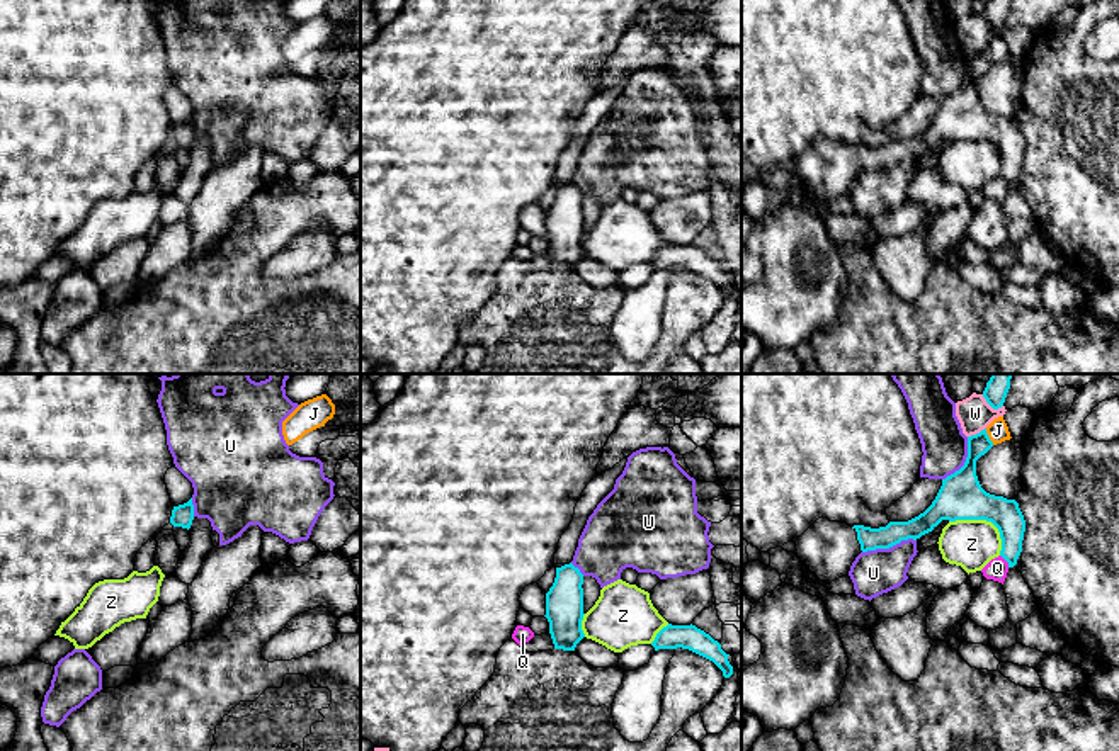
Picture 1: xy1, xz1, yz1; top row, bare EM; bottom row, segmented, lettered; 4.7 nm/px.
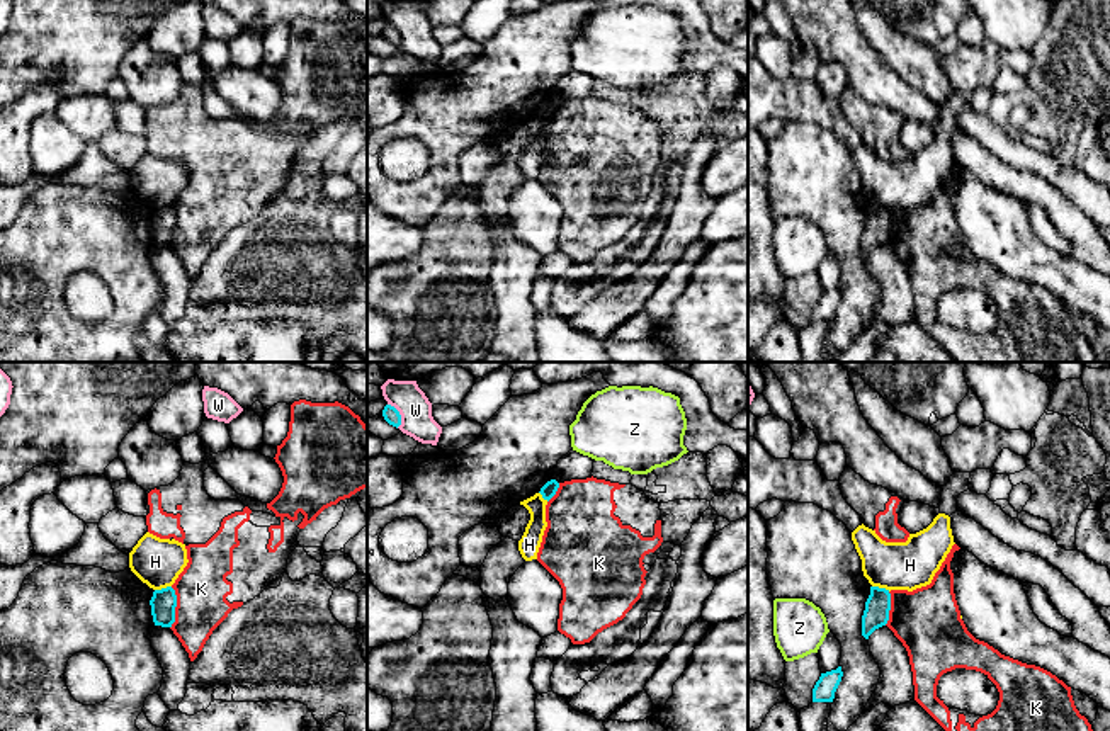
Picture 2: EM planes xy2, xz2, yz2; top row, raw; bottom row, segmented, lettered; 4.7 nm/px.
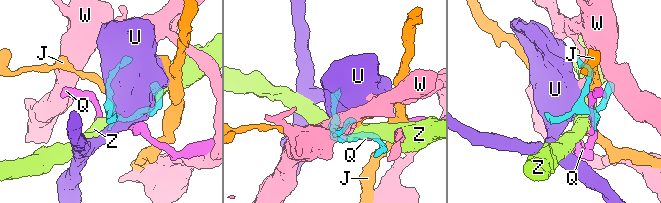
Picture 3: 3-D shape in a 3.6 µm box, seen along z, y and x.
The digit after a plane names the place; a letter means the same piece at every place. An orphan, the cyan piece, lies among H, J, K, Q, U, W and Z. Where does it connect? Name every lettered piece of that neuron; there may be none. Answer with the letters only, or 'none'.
none

